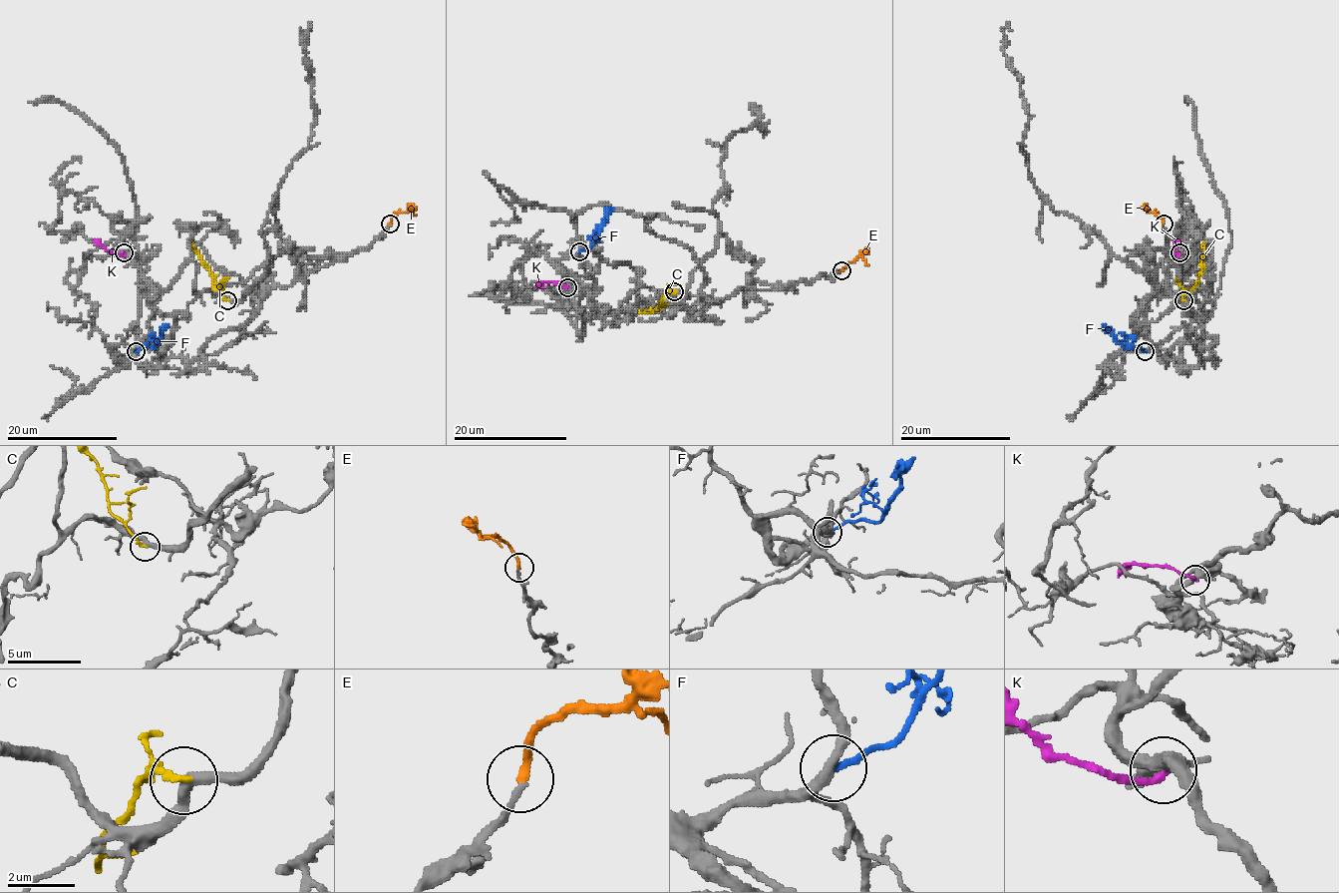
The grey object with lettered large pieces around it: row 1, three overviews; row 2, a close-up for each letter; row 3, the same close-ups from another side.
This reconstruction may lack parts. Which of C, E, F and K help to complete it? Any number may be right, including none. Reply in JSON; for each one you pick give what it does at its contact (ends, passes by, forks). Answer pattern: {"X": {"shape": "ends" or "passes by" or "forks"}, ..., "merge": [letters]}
{"E": {"shape": "ends"}, "merge": ["E"]}

